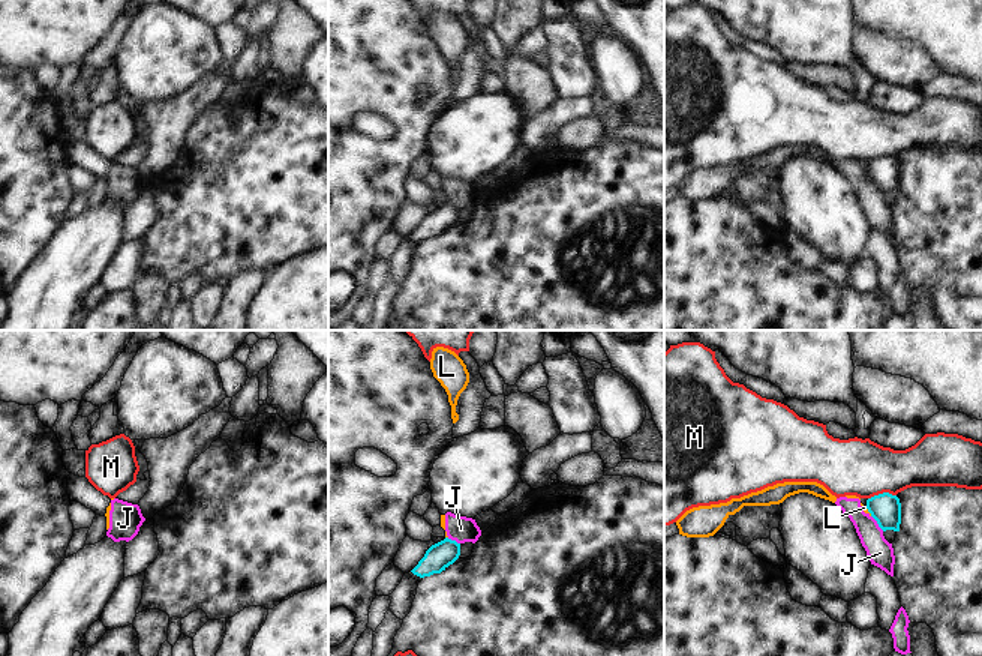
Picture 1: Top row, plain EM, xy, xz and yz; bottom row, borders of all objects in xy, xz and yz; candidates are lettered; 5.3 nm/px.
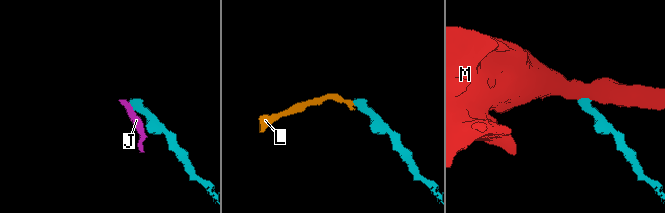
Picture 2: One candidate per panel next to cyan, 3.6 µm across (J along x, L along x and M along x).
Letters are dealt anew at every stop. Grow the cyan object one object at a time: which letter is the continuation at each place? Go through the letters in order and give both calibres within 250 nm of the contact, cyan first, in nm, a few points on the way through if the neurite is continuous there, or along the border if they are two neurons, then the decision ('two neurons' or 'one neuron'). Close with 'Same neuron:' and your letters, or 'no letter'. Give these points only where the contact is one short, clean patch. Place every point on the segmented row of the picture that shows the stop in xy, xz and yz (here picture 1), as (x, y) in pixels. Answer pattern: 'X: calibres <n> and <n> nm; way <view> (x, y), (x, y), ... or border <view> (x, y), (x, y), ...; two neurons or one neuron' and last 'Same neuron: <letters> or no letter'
J: calibres 160 and 140 nm; border yz (871, 515), (883, 530); two neurons
L: calibres 160 and 20 nm; border yz (865, 508), (871, 515); two neurons
M: calibres 160 and 300 nm; border yz (895, 494), (879, 493), (868, 499); two neurons
Same neuron: no letter

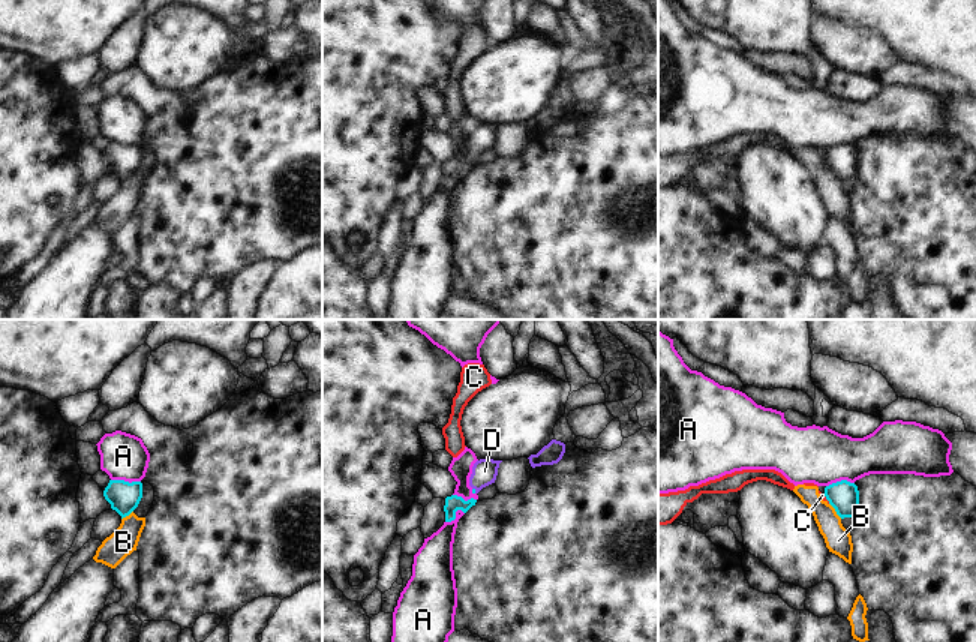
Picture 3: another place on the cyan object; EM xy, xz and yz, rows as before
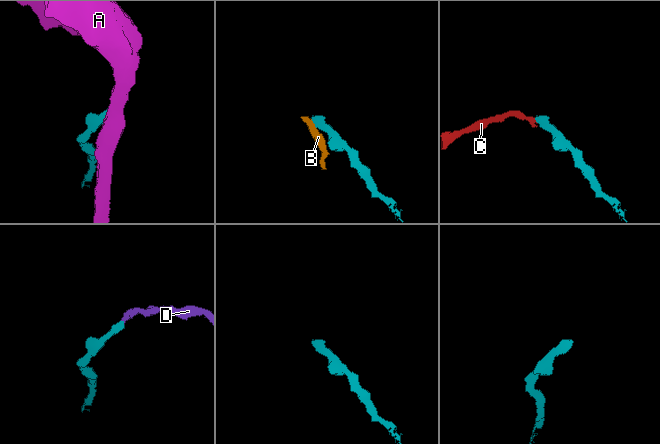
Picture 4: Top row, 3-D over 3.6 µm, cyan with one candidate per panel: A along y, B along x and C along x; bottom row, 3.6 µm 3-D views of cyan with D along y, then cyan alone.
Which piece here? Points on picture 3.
A: calibres 160 and 260 nm; border xy (111, 479), (140, 482); two neurons
B: calibres 160 and 140 nm; border yz (829, 503), (841, 518); two neurons
C: calibres 160 and 20 nm; border yz (823, 495), (829, 503); two neurons
D: calibres 20 and 140 nm; way xz (473, 489), (474, 491), (477, 480), (485, 471); one neuron
Same neuron: D

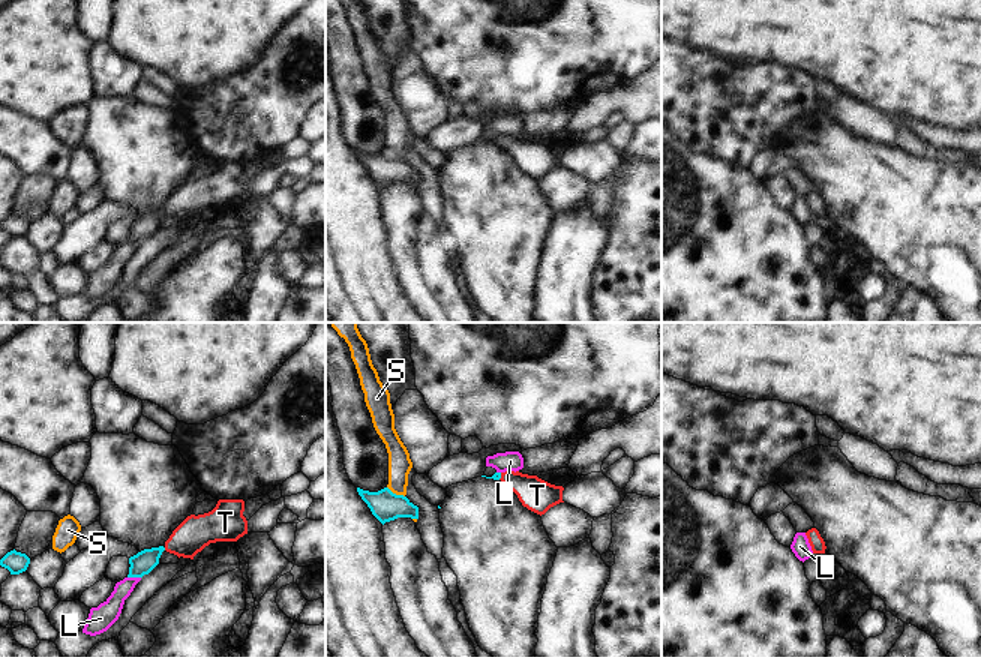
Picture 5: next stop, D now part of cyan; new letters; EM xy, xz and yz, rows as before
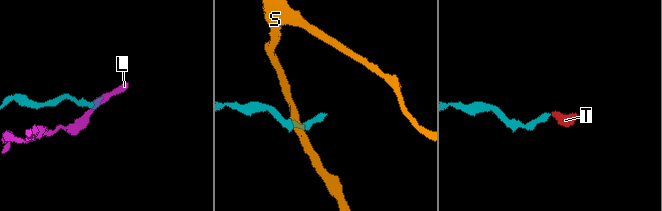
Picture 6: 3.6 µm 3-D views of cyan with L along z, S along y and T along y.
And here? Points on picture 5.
L: calibres 120 and 120 nm; border xy (128, 576), (140, 578); two neurons
S: calibres 160 and 130 nm; border xz (387, 486), (404, 497); two neurons
T: calibres 50 and 180 nm; way xz (497, 476), (500, 476), (521, 483), (537, 495); one neuron
Same neuron: T

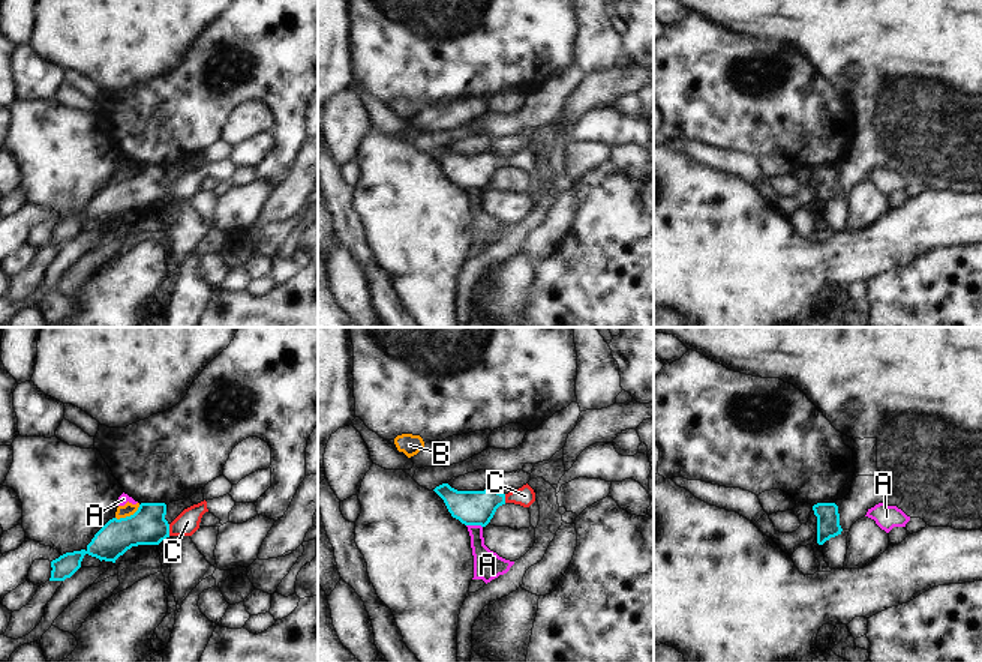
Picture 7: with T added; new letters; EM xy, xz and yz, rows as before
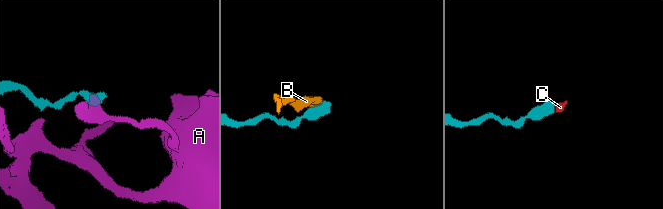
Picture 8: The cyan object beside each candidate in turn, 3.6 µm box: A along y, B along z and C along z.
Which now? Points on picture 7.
A: calibres 190 and 160 nm; border xz (467, 524), (479, 524), (482, 527); two neurons
B: calibres 200 and 70 nm; border xy (140, 505), (132, 514), (116, 518); two neurons
C: calibres 200 and 120 nm; way xy (147, 526), (168, 530), (188, 521); one neuron
Same neuron: C

